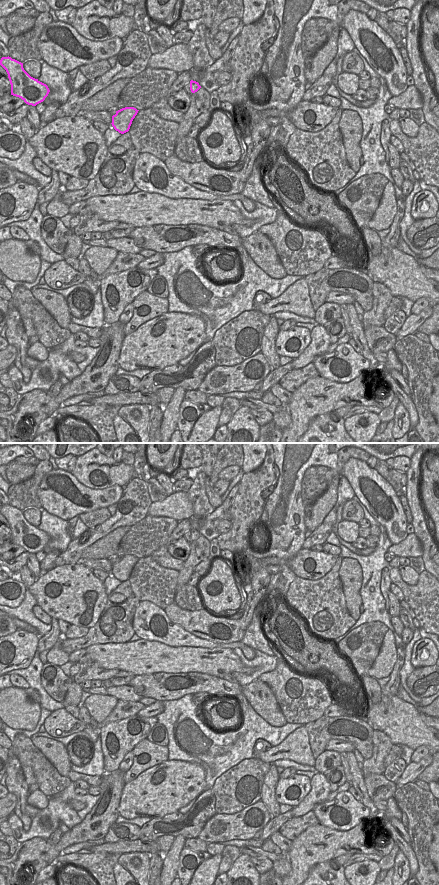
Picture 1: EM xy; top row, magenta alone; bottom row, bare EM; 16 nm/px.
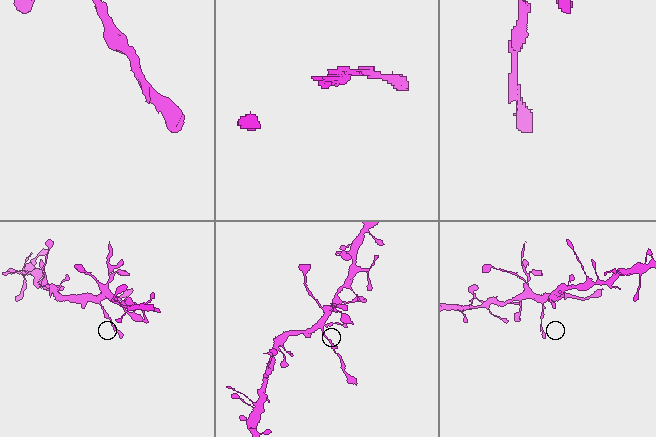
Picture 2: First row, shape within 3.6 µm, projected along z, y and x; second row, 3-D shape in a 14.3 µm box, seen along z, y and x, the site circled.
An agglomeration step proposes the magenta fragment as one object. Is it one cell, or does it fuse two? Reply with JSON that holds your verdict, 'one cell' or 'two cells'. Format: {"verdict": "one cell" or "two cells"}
{"verdict": "two cells"}

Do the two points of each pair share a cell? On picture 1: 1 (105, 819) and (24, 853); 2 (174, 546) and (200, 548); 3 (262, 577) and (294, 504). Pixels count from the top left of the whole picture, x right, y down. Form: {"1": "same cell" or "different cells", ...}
{"1": "same cell", "2": "different cells", "3": "different cells"}

